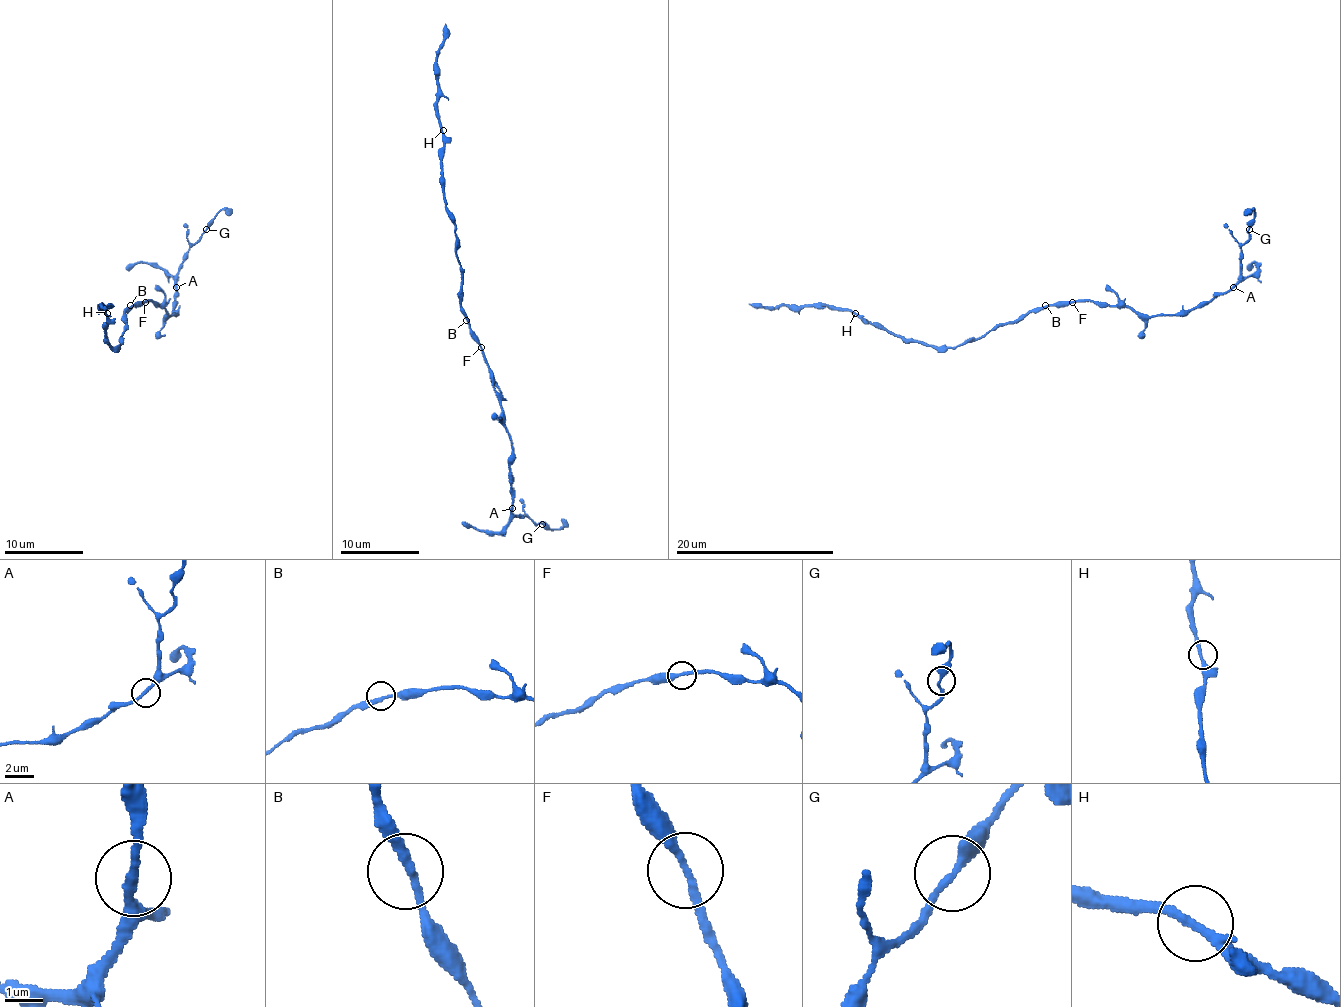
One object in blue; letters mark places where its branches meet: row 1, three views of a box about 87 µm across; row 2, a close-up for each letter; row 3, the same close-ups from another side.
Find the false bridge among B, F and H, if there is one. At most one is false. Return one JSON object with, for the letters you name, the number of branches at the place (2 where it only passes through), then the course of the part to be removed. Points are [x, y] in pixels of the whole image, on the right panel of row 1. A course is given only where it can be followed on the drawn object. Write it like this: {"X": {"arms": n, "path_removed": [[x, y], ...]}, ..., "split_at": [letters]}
{"split_at": []}

